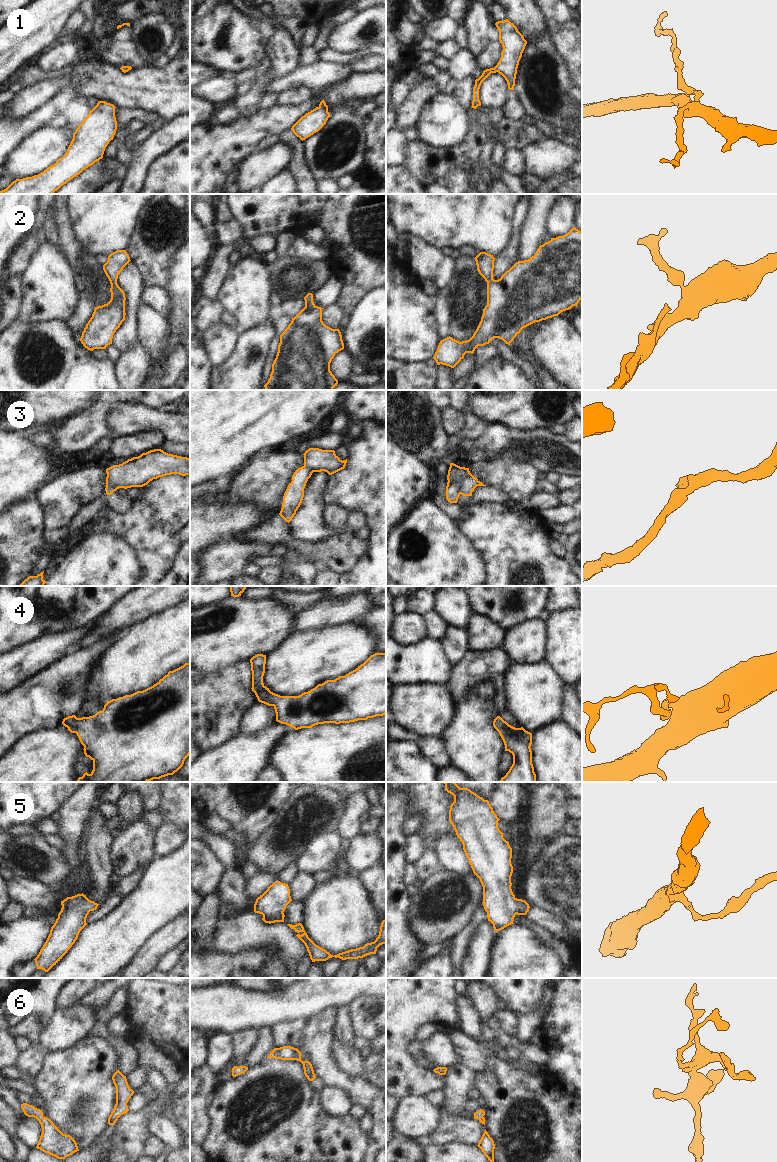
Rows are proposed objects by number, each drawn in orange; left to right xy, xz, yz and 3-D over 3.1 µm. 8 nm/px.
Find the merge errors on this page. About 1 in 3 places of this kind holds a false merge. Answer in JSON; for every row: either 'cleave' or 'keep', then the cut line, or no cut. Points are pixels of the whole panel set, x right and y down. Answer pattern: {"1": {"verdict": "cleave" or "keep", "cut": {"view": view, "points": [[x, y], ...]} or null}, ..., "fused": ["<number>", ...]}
{"1": {"verdict": "keep", "cut": null}, "2": {"verdict": "keep", "cut": null}, "3": {"verdict": "cleave", "cut": {"view": "yz", "points": [[467, 468], [467, 474], [462, 482], [459, 493]]}}, "4": {"verdict": "keep", "cut": null}, "5": {"verdict": "keep", "cut": null}, "6": {"verdict": "keep", "cut": null}, "fused": ["3"]}

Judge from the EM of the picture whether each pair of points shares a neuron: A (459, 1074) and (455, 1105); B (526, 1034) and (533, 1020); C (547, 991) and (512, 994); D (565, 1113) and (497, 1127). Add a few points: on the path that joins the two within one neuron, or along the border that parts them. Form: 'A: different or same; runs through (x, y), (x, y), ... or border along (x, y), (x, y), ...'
A: same; runs through (458, 1082), (455, 1097)
B: same; runs through (526, 1031), (526, 1027), (530, 1023)
C: same; runs through (538, 991), (521, 991)
D: same; runs through (546, 1107), (536, 1098), (523, 1098), (509, 1108)

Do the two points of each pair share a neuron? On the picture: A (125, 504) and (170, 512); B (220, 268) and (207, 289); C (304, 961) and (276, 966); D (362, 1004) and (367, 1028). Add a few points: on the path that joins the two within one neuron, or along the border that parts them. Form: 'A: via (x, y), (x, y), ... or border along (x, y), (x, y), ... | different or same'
A: border along (133, 501), (123, 513), (109, 508) | different
B: via (216, 273), (210, 284) | same
C: border along (299, 959), (295, 967) | different
D: via (363, 1010), (367, 1014), (367, 1022) | same

